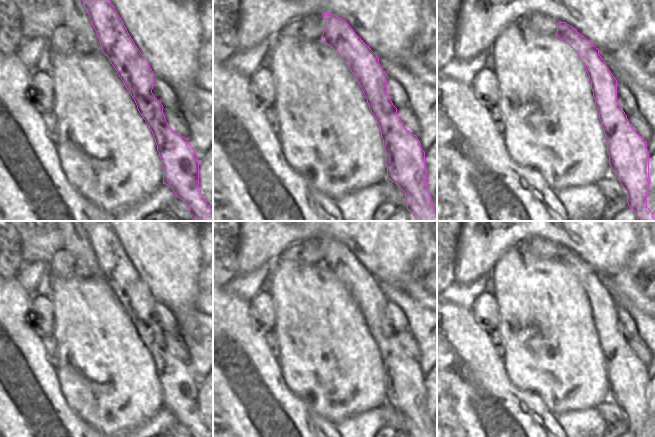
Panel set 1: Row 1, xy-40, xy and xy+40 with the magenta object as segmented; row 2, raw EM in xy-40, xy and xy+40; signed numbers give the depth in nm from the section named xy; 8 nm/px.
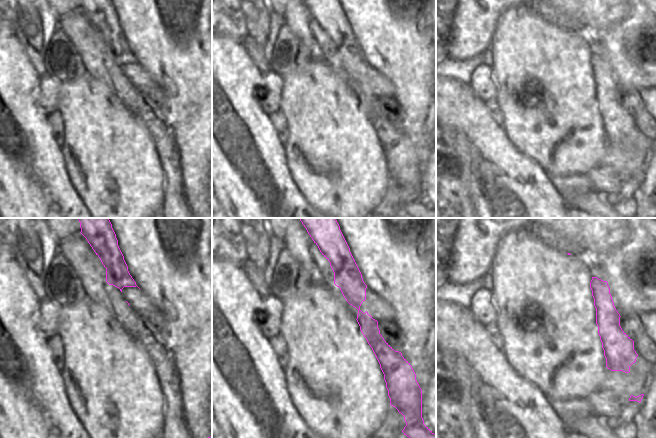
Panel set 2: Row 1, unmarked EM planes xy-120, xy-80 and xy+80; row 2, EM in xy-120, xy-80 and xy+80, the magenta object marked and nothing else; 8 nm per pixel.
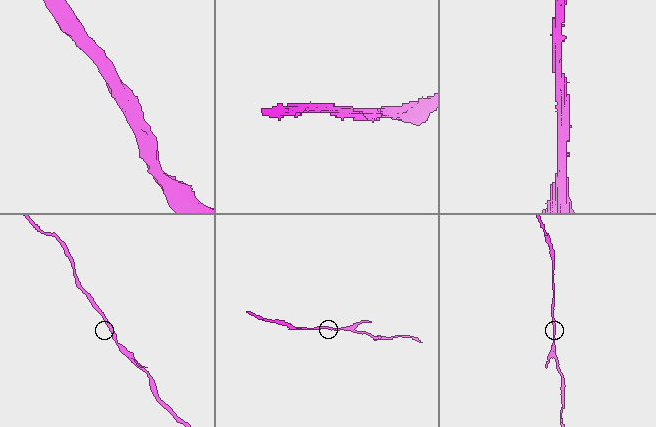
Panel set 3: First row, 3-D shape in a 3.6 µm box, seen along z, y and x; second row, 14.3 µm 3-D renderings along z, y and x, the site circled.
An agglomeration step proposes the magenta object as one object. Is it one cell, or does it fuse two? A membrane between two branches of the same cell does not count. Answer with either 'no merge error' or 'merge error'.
no merge error

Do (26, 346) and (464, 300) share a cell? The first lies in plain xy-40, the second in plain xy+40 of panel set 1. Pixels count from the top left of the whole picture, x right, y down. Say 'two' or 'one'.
two

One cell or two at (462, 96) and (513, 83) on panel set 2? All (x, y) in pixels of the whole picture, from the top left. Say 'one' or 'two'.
two

